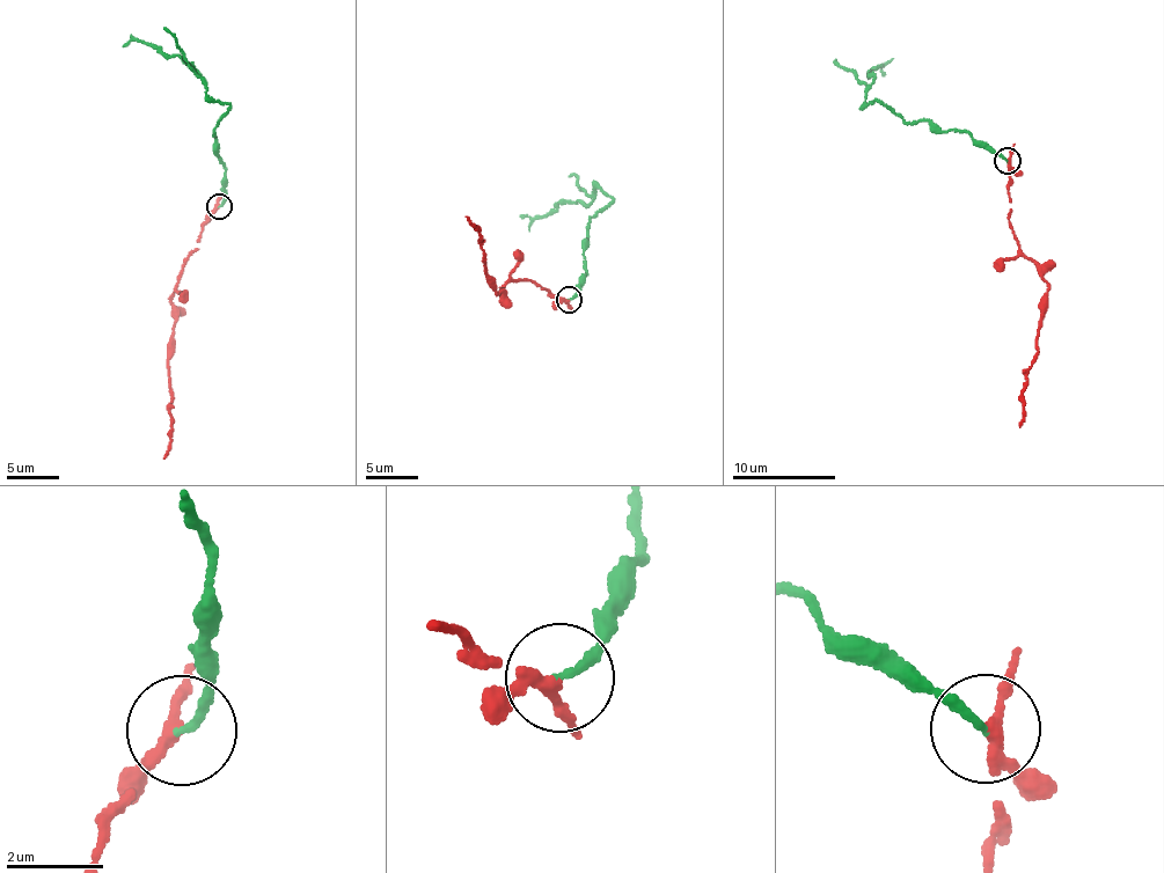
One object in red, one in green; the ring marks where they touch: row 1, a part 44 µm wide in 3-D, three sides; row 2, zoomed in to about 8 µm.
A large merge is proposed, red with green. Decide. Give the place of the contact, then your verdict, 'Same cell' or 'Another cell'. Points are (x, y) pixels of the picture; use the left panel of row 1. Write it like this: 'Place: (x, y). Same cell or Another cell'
Place: (219, 206). Another cell

